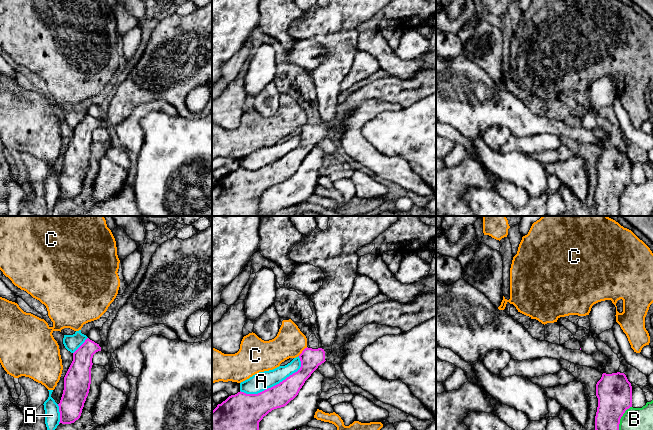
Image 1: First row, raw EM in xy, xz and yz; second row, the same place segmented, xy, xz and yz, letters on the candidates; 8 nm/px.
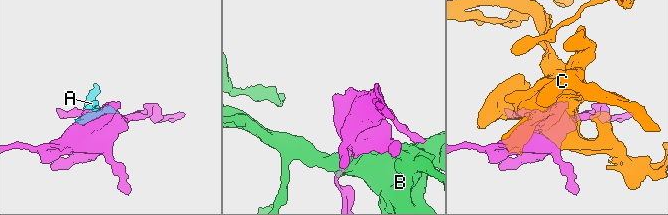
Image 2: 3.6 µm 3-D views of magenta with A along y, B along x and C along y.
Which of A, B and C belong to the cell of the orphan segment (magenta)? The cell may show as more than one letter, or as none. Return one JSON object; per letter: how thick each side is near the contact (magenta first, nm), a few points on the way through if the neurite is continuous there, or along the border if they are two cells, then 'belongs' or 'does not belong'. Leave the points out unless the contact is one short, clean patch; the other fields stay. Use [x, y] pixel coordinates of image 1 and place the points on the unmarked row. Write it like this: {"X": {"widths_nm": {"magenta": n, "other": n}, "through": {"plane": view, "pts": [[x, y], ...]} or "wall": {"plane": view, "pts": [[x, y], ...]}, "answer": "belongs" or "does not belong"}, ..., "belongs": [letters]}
{"A": {"widths_nm": {"magenta": 220, "other": 150}, "answer": "does not belong"}, "B": {"widths_nm": {"magenta": 280, "other": 280}, "answer": "does not belong"}, "C": {"widths_nm": {"magenta": 160, "other": 240}, "wall": {"plane": "xz", "pts": [[307, 123], [298, 131]]}, "answer": "does not belong"}, "belongs": []}

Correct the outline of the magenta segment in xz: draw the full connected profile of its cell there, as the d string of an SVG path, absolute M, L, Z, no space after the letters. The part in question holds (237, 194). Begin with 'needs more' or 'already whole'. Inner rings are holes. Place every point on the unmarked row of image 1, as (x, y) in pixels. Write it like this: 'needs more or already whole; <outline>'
needs more; M436 66L424 68L408 79L374 80L338 104L331 126L305 124L299 131L300 145L279 160L258 170L240 167L218 180L212 187L212 216L297 216L296 205L262 215L259 198L272 186L293 176L319 141L325 137L340 141L345 120L364 102L374 99L407 108L435 92Z

